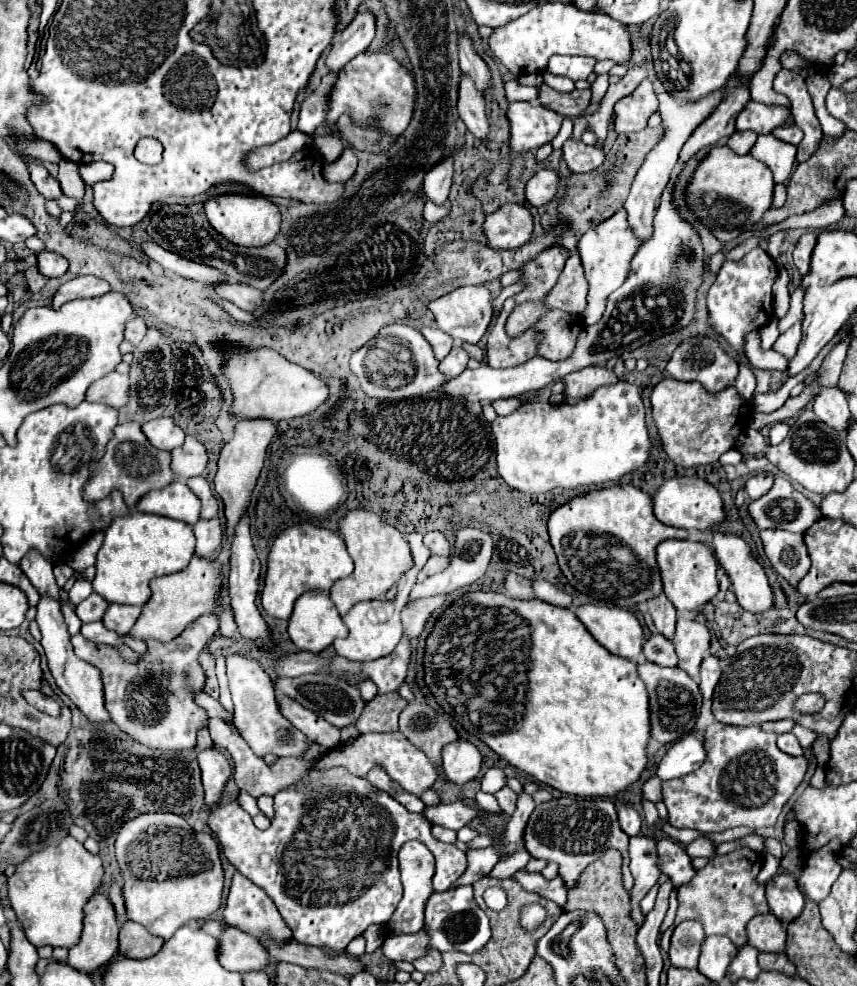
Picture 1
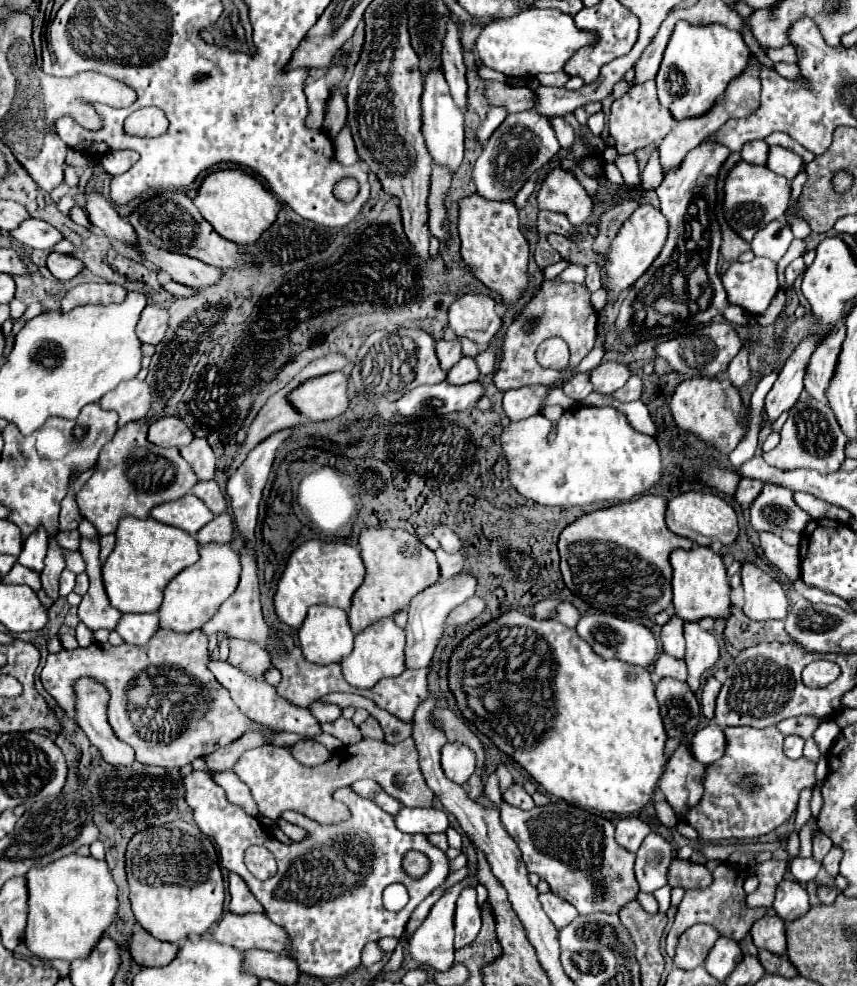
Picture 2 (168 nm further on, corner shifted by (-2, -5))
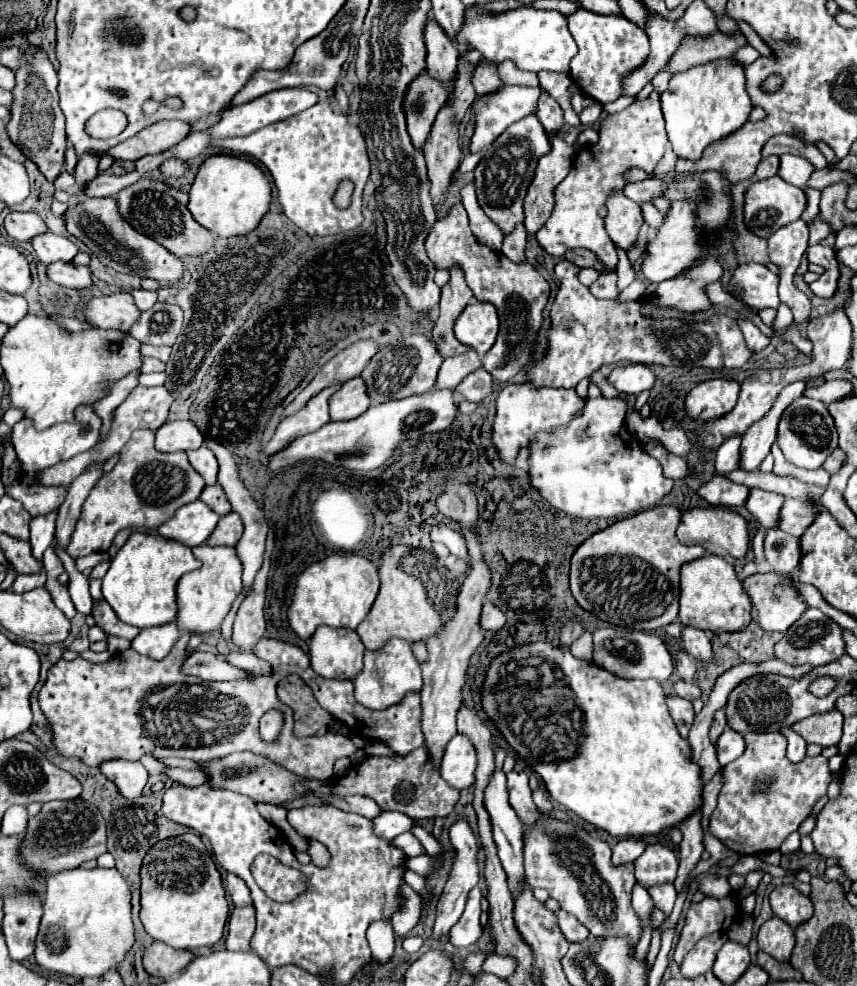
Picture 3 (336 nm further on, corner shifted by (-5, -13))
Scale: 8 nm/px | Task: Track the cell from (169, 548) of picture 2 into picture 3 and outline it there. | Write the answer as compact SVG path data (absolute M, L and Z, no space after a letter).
M132 533L118 555L112 559L108 573L102 579L102 595L114 609L120 621L138 629L166 625L176 617L176 583L178 579L200 567L192 549L166 539L158 533Z

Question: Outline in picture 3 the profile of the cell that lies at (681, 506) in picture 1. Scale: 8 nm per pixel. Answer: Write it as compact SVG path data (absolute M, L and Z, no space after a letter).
M694 507L682 513L682 521L678 525L676 537L686 545L702 545L708 551L714 551L714 555L730 555L734 559L740 559L748 551L748 529L742 515L722 509L722 507Z

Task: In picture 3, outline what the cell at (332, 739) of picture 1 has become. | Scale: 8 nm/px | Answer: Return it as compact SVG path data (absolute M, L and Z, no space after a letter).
M194 651L194 655L188 657L188 661L184 663L184 673L196 675L206 681L240 681L248 677L248 673L230 665L226 659L200 651Z

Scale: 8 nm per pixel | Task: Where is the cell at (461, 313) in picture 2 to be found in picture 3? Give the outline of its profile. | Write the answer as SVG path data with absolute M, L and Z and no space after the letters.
M470 303L454 323L454 333L460 343L472 347L484 357L498 335L498 313L492 303Z

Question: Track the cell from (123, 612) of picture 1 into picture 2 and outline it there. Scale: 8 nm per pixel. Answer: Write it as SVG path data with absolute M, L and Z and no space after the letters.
M133 613L133 615L123 615L117 633L123 637L125 643L147 645L151 637L157 633L157 629L159 629L157 613Z

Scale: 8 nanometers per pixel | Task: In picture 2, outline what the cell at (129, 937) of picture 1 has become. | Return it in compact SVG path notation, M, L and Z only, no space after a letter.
M135 925L135 933L133 933L129 947L131 947L131 957L141 967L165 967L175 959L179 951L177 945L157 941L153 935L143 931L139 925Z

